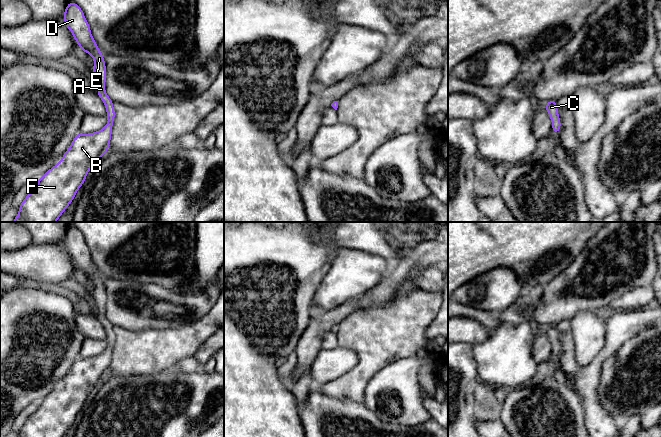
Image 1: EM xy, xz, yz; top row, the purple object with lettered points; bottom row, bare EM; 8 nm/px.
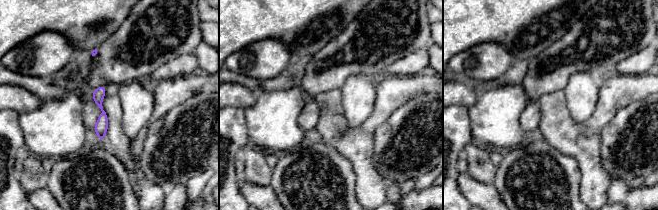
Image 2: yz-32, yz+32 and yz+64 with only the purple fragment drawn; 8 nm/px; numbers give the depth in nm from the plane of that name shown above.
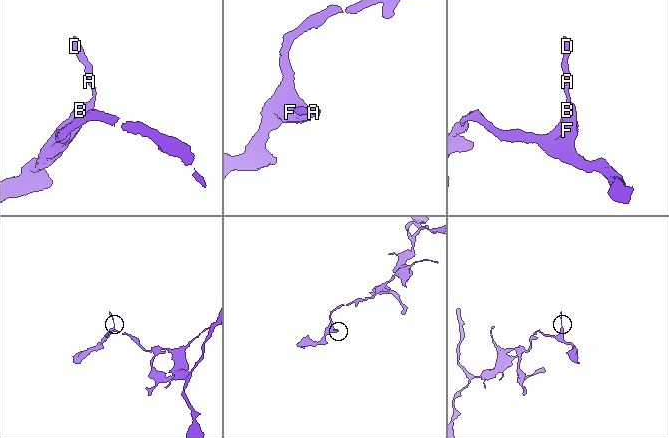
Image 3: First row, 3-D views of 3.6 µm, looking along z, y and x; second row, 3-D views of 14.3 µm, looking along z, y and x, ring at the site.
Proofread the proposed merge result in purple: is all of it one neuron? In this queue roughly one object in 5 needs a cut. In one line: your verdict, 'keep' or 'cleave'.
keep

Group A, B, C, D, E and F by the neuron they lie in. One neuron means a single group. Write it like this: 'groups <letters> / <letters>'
groups A B C D E F

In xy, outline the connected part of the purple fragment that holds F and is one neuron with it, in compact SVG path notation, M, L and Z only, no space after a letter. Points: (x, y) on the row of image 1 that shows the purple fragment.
M75 2L67 4L63 18L65 25L72 32L81 51L89 53L94 59L95 64L92 73L94 74L98 86L97 94L102 99L107 110L106 116L108 123L100 131L89 134L78 133L74 137L70 147L62 156L61 161L38 179L36 187L29 192L21 203L19 213L12 222L56 222L72 202L78 189L83 185L91 167L98 163L109 149L115 111L113 101L108 97L105 91L107 72L103 55L91 35L89 24L85 19L82 9Z

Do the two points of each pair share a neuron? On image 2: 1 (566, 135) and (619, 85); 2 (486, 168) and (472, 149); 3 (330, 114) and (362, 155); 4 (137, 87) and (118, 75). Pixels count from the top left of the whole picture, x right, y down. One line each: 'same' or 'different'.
1: same
2: same
3: same
4: different

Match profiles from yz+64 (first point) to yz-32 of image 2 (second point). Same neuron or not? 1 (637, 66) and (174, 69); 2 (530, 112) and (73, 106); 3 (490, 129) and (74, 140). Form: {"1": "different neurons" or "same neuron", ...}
{"1": "same neuron", "2": "different neurons", "3": "same neuron"}

